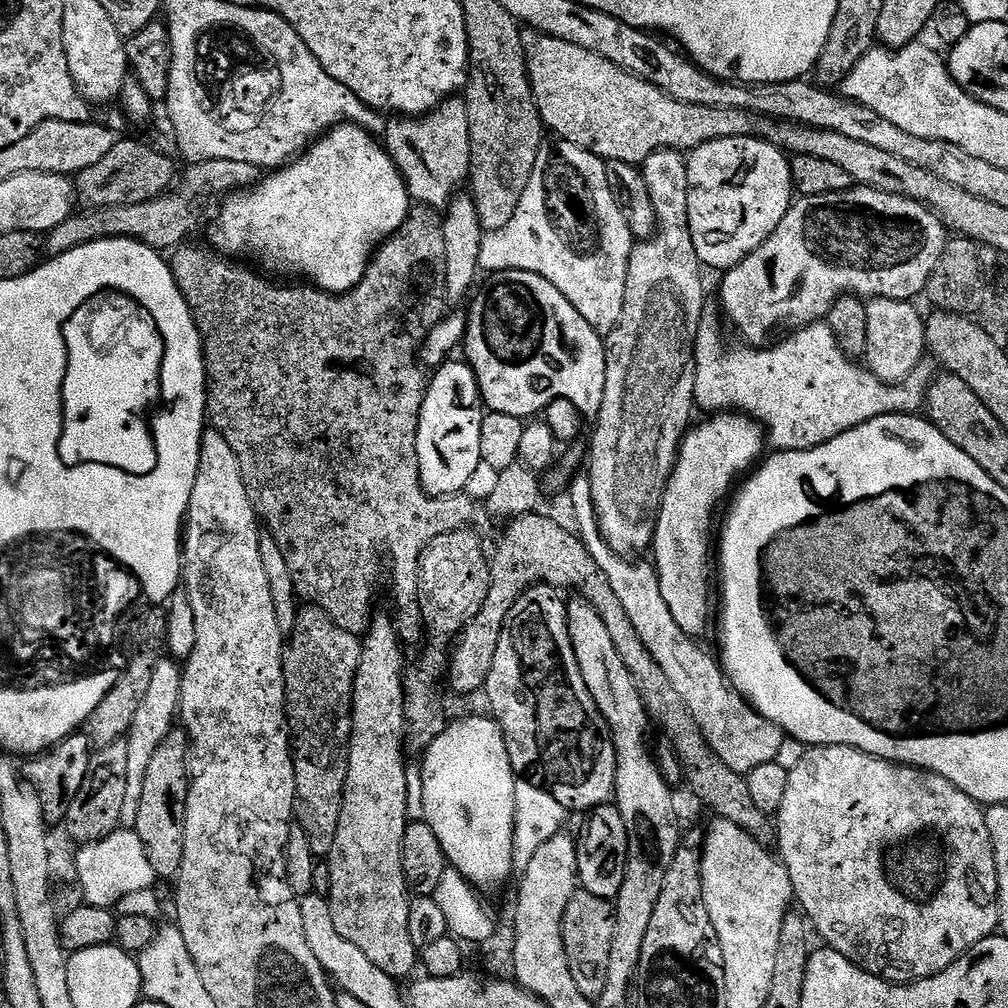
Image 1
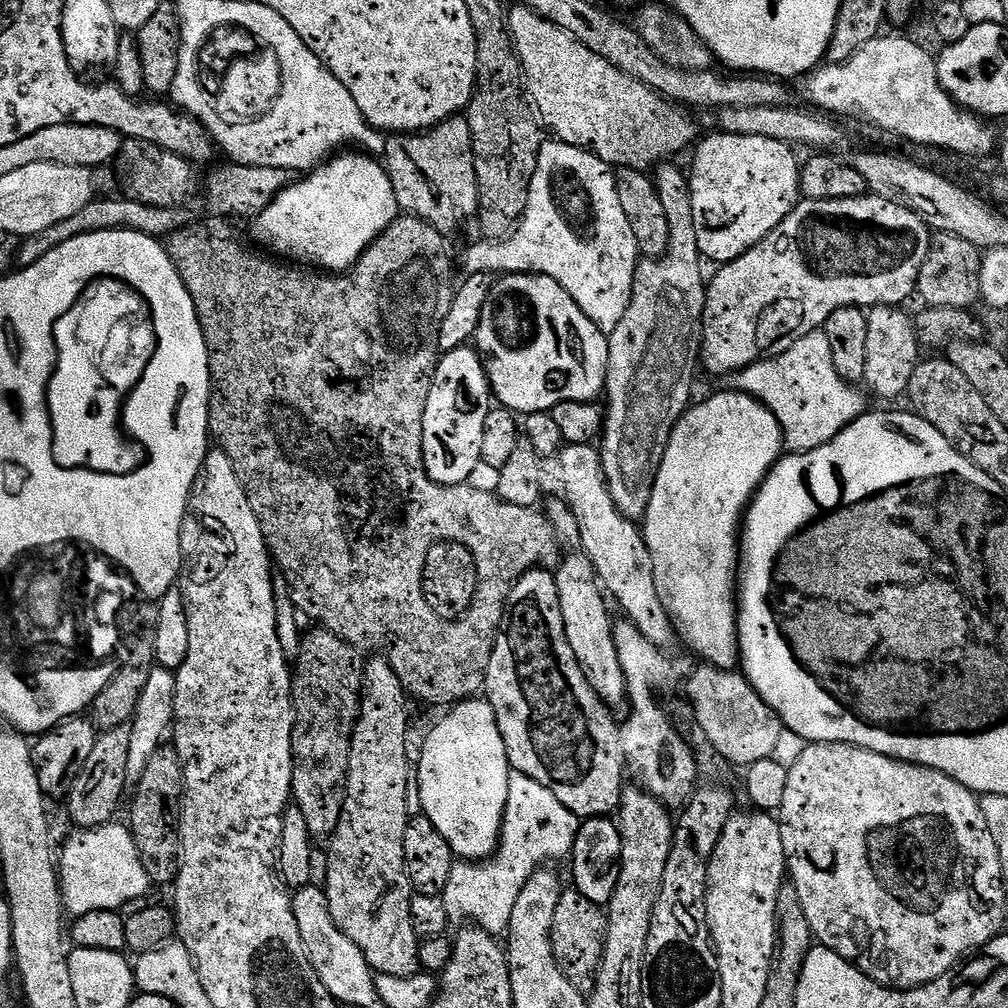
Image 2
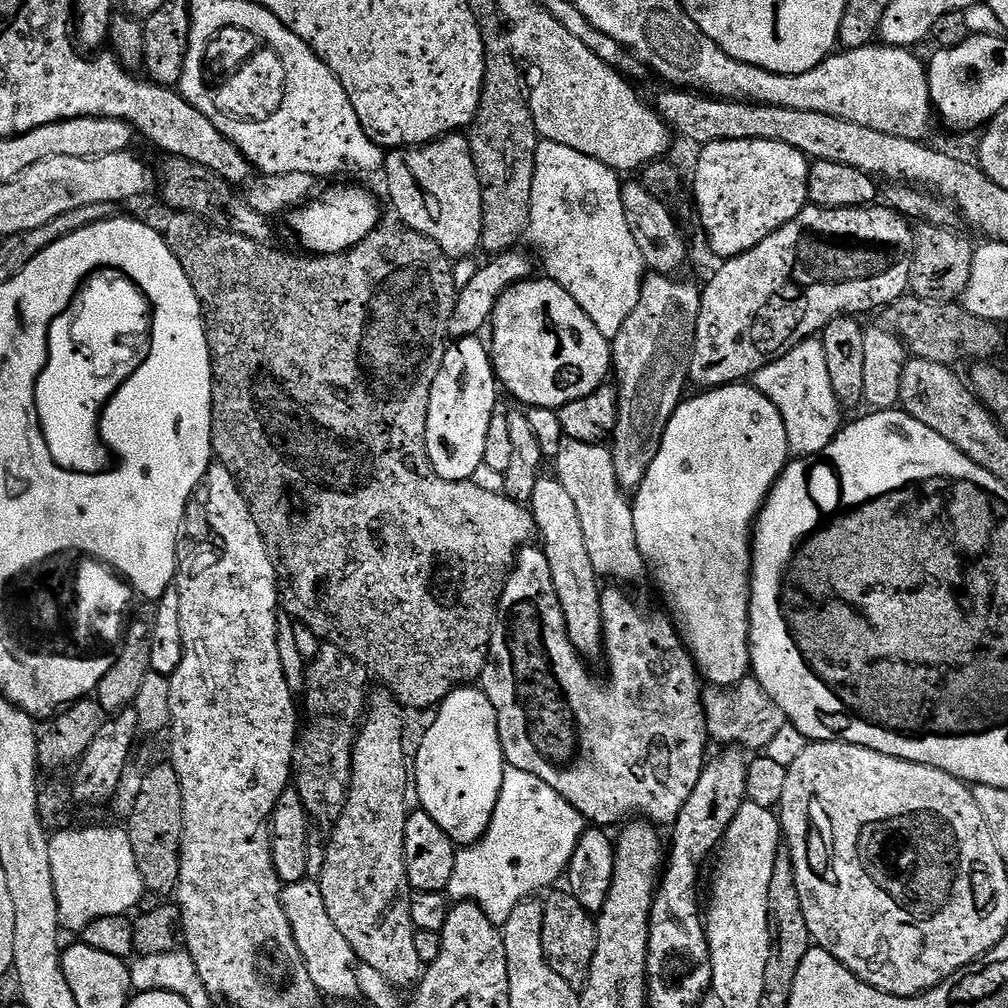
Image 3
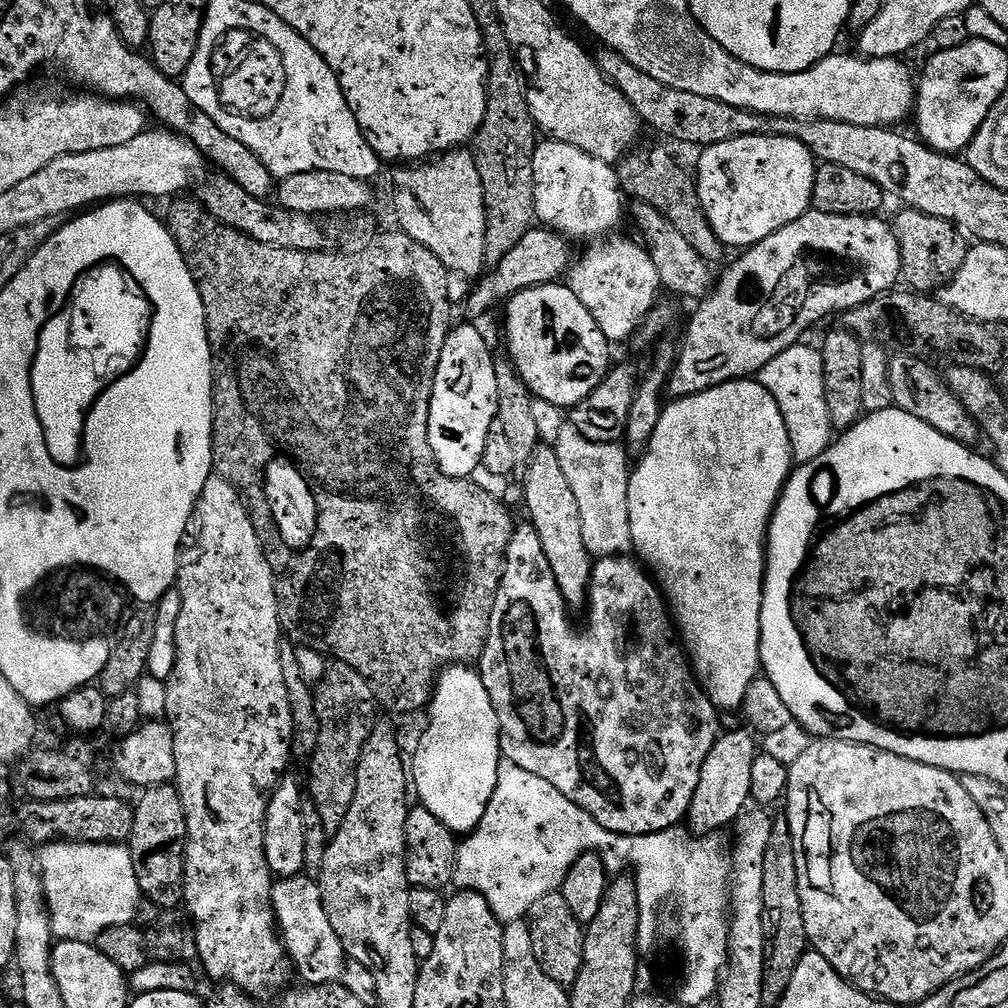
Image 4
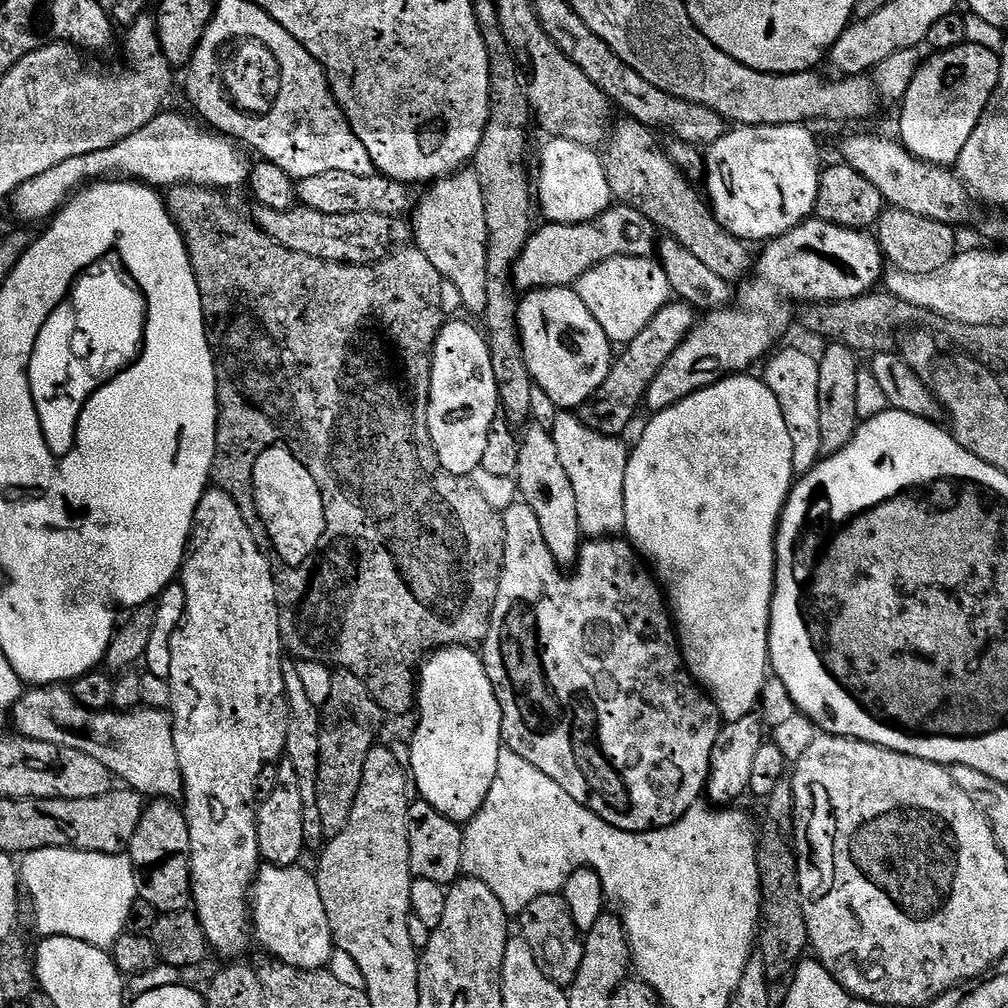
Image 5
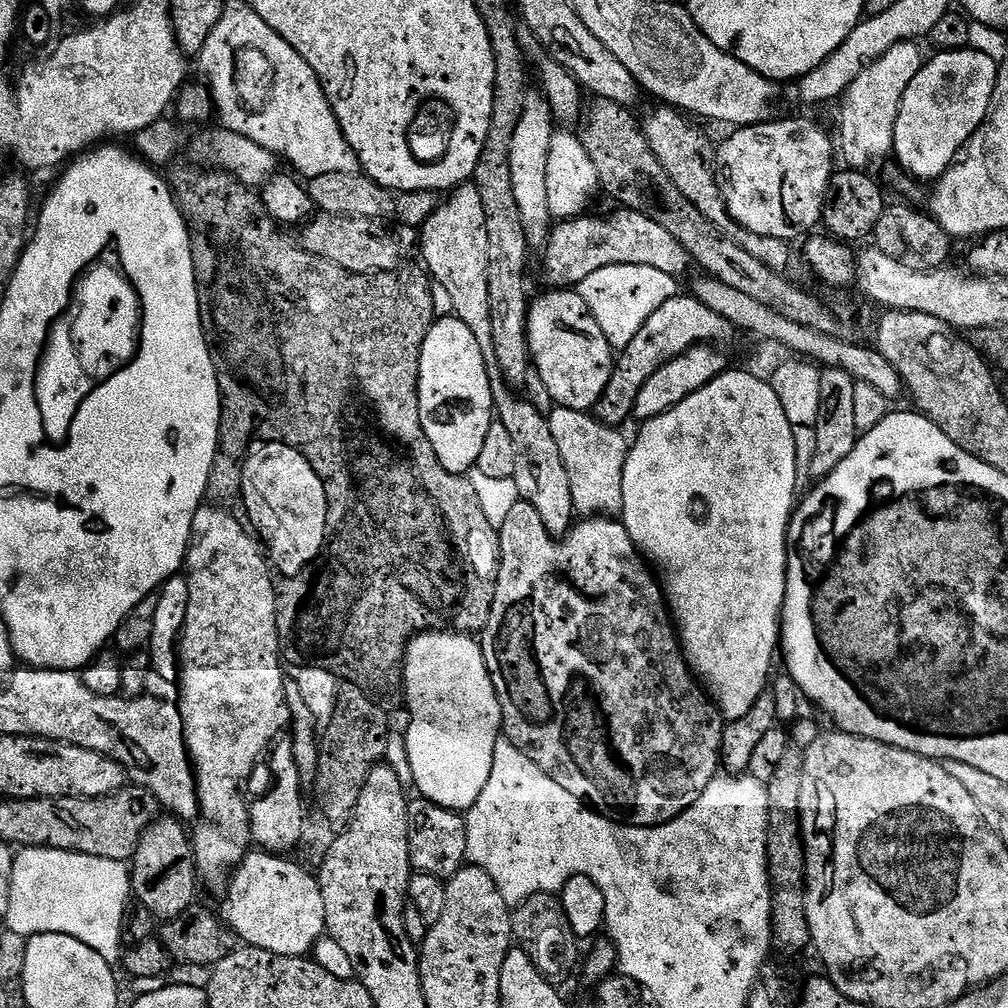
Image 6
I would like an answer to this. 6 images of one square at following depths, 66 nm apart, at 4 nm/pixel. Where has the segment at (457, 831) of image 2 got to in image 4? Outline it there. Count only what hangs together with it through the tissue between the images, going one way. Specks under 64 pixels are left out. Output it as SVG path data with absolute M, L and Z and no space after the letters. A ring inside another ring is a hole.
M472 666L444 669L436 682L436 690L432 693L427 716L428 725L424 728L424 737L416 748L416 757L413 760L411 757L410 760L410 780L415 795L417 792L423 808L430 810L430 814L434 814L434 818L441 820L451 832L470 833L482 822L482 814L486 814L486 806L490 806L490 798L494 798L502 759L498 714L494 710L494 702L490 702L490 694L486 694L486 686L479 671Z

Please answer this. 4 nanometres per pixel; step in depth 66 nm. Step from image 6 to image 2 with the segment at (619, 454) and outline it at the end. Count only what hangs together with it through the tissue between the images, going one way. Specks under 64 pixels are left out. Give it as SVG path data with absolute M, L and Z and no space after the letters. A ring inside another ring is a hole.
M569 444L560 450L560 480L564 483L563 499L568 501L570 510L574 510L574 518L578 518L580 531L580 548L590 558L596 571L596 578L600 581L605 593L613 601L620 603L620 608L626 619L648 638L656 648L668 650L678 637L670 618L666 614L666 606L662 606L662 598L658 598L658 590L654 586L654 562L650 562L650 550L644 541L644 533L633 521L627 520L614 506L610 498L610 490L606 486L606 478L602 470L599 447L591 444Z

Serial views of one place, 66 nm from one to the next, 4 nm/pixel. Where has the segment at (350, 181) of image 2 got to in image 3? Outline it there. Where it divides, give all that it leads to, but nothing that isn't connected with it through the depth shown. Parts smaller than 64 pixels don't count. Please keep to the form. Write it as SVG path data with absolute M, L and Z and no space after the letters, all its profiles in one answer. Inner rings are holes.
M332 188L329 192L321 191L319 195L308 201L307 204L295 209L287 217L288 224L296 231L300 244L305 253L317 256L337 256L339 252L348 252L358 242L365 240L368 235L376 231L380 220L380 204L364 188Z

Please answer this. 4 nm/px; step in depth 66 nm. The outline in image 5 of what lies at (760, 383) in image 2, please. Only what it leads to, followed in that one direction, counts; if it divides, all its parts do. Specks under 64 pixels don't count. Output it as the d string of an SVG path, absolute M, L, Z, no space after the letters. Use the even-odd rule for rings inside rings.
M781 347L767 361L768 369L762 373L762 379L774 394L774 398L778 398L778 406L782 406L782 414L790 430L790 442L794 446L792 471L796 474L803 474L813 468L822 456L818 424L818 402L820 401L818 370L820 365L815 355L811 356L810 353L803 352L800 348L783 348Z

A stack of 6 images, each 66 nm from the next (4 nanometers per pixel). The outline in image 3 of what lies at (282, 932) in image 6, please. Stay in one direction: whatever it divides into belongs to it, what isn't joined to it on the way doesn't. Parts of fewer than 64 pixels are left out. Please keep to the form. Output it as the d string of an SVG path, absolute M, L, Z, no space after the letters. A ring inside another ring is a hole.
M303 880L287 885L283 889L282 899L286 918L290 918L290 926L294 934L294 942L298 942L298 950L302 950L302 958L306 962L306 970L310 970L310 978L314 986L325 997L333 996L336 1000L352 1000L361 995L356 973L358 961L350 942L342 938L338 926L330 914L326 914L326 901L322 898L322 890L315 880Z

